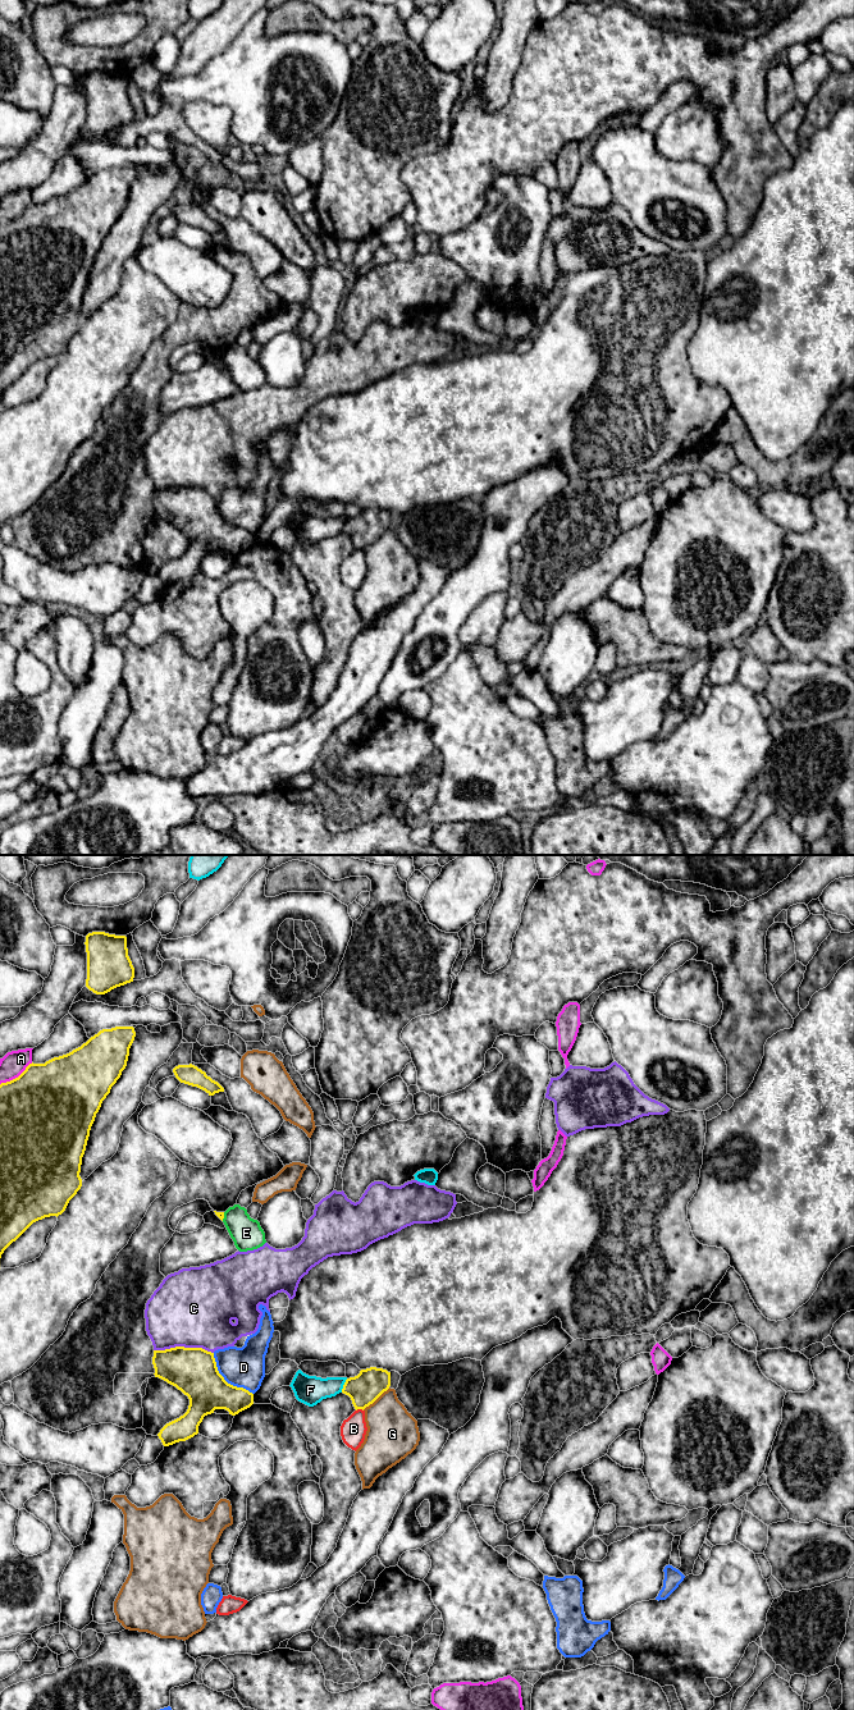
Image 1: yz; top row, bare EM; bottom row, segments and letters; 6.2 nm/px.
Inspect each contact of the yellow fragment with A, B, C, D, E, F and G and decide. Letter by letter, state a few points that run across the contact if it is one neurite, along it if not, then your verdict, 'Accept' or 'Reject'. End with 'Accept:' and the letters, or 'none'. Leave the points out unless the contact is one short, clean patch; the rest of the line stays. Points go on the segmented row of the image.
A: Reject
B: Reject
C: Reject
D: Reject
E: Reject
F: Reject
G: Reject
Accept: none

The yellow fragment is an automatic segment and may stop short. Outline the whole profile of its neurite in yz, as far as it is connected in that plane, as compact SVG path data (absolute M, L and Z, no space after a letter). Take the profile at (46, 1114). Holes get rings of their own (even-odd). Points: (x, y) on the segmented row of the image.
M133 1027L102 1029L81 1047L45 1064L29 1064L15 1079L0 1084L0 1258L33 1222L61 1215L82 1187L79 1176L91 1126L102 1101L127 1066Z

